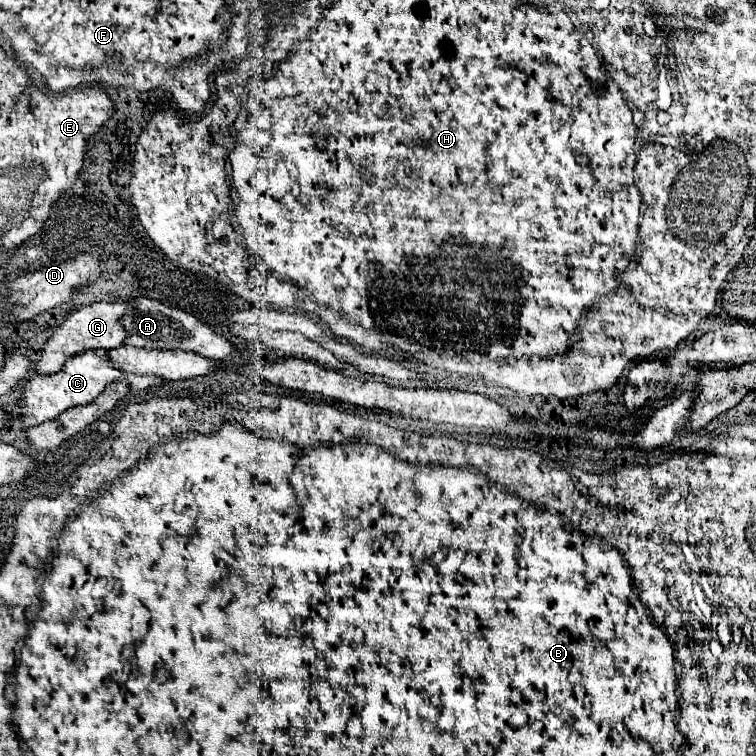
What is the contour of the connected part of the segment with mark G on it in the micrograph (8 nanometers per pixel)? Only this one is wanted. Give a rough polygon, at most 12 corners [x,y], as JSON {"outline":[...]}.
{"outline":[[93,302],[43,344],[37,374],[83,350],[121,346],[127,302]]}

